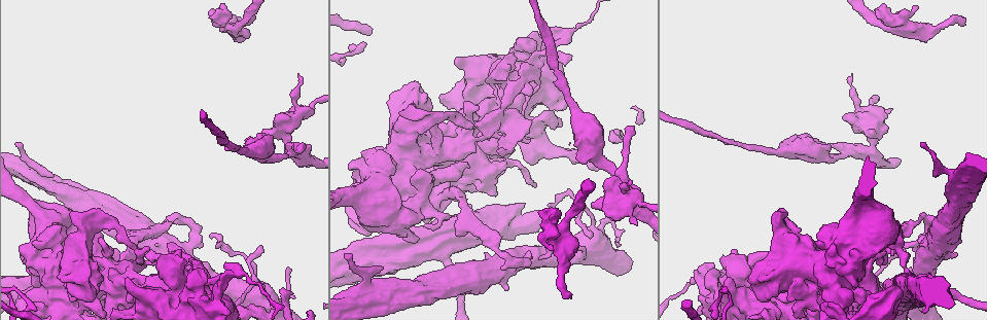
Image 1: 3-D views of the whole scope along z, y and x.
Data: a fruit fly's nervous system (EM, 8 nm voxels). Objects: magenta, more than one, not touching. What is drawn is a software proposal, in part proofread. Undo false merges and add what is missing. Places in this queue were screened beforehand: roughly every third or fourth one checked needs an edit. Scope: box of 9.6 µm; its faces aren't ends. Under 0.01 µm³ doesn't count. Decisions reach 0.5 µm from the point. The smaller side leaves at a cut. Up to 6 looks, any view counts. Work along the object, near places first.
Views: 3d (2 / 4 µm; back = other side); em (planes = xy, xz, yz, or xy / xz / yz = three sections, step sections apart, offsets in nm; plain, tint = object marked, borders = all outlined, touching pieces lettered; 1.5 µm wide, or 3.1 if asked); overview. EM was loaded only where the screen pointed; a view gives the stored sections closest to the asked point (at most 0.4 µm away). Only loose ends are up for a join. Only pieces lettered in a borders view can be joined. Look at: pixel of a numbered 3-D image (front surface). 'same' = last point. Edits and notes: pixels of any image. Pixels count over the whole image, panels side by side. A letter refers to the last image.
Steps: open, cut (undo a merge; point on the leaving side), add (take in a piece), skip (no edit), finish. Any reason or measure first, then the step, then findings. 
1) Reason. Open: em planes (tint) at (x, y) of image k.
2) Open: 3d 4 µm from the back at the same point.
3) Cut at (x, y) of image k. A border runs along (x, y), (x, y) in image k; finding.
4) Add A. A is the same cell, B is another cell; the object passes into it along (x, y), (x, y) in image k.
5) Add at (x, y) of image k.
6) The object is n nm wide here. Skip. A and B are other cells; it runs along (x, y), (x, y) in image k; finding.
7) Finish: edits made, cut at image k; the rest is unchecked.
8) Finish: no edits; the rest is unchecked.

Branch stops here. Open: 3d 2 µm at (547, 210) of image 1.

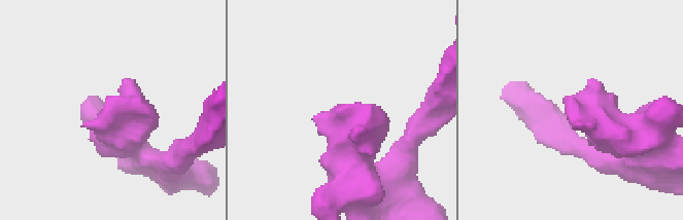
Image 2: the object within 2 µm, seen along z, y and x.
Now the EM. Open: em planes (plain) at (106, 98) of image 2.

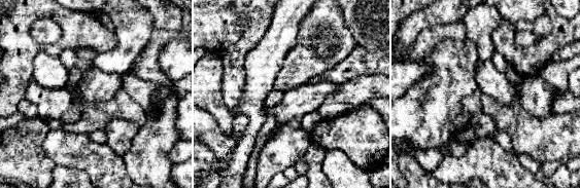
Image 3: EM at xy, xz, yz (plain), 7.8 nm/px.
Open: em planes (borders) at the same point.

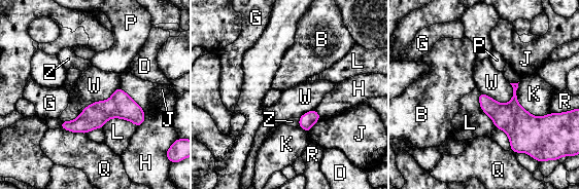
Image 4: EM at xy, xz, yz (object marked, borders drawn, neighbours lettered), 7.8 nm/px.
Skip. B, D, G, H, J, K, L, P, Q, R, W and Z are other cells; it runs along (142, 116), (101, 111), (63, 124) in image 4; none of them fits.

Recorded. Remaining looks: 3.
Branch stops here. Open: em planes (borders) at (299, 75) of image 1.

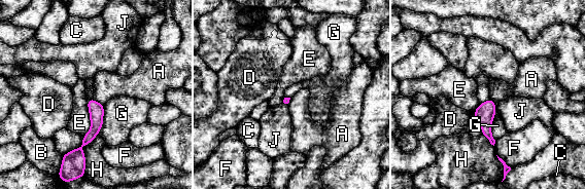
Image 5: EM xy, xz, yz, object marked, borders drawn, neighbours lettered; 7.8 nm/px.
Skip. A, B, C, D, E, F, G, H and J are other cells; a border runs along (94, 99), (103, 106) in image 5; no lettered piece goes on from it.

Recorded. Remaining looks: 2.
Branch stops here. Open: 3d 4 µm at (571, 295) of image 1.

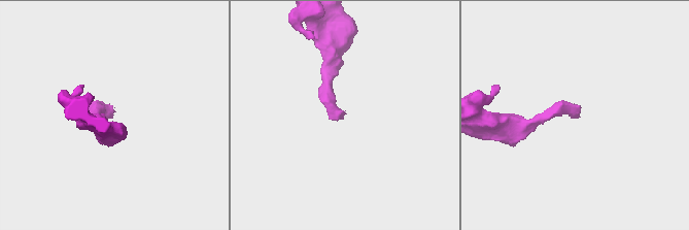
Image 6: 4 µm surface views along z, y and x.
Open: em planes (borders) at (579, 117) of image 6.

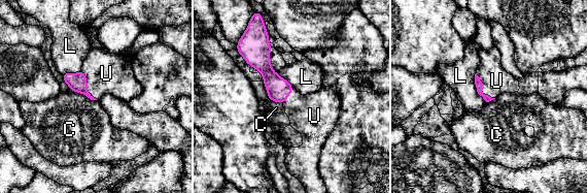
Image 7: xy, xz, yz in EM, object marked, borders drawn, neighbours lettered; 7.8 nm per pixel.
Add U. U is the same cell, C and L are other cells; the object passes into it along (76, 82), (87, 85), (106, 73) in image 7; the neuron continues.

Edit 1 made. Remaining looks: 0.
Finish: edits made, add at image 7; the rest is unchecked.

